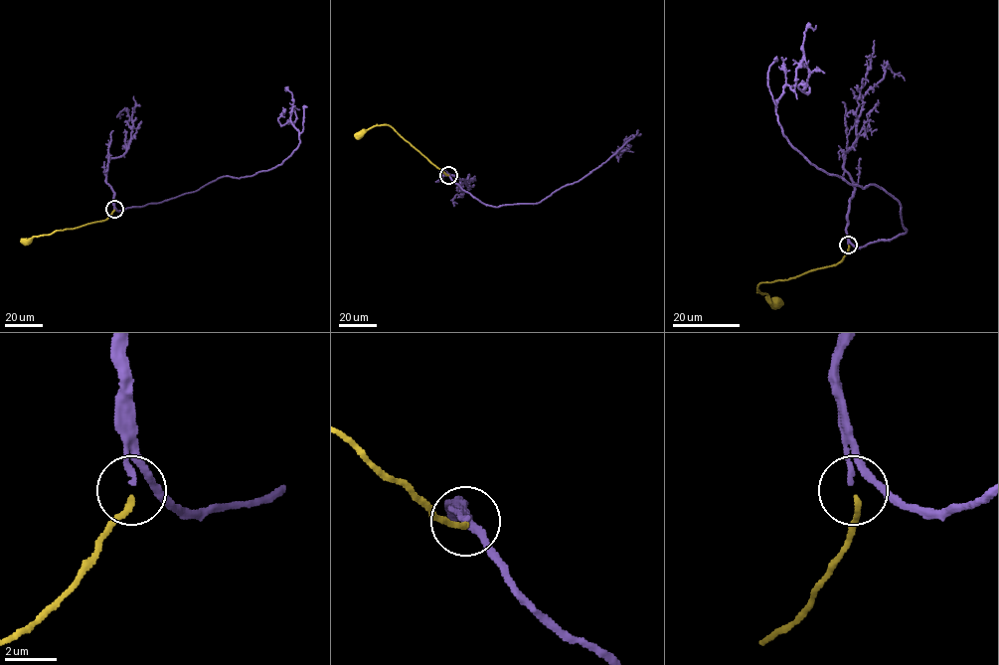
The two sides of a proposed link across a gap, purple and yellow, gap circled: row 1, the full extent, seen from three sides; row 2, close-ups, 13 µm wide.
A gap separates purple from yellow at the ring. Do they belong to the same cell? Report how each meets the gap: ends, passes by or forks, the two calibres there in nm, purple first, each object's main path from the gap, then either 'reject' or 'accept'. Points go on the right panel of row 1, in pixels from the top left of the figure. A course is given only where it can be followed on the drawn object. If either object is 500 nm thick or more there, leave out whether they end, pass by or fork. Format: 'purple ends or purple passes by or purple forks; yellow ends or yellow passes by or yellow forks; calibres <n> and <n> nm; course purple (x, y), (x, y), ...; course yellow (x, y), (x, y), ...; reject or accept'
purple ends; yellow ends; calibres 220 and 200 nm; course purple (848, 244), (906, 232), (891, 195), (811, 164), (778, 123), (776, 100), (793, 89), (816, 25); course yellow (849, 245), (847, 253), (837, 264), (789, 279), (759, 283), (757, 289), (767, 296), (768, 302), (782, 303); accept

